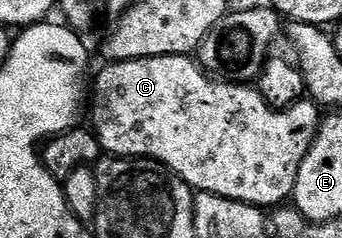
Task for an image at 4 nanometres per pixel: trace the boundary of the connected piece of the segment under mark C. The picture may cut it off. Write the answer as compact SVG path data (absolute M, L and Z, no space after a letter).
M181 54L112 62L103 67L98 79L92 82L92 129L107 155L150 158L183 178L195 192L231 198L249 206L278 208L293 195L300 164L318 135L320 110L313 101L295 102L287 110L273 110L261 100L250 102L249 85L215 78L193 57Z

